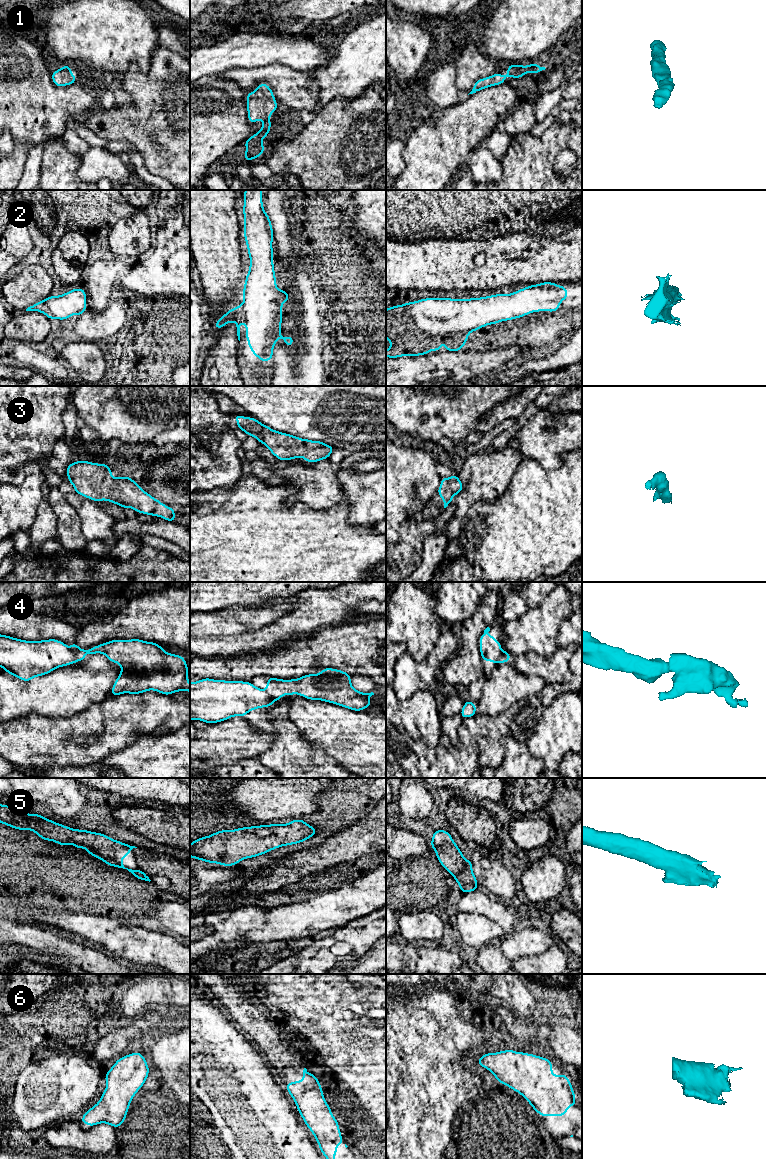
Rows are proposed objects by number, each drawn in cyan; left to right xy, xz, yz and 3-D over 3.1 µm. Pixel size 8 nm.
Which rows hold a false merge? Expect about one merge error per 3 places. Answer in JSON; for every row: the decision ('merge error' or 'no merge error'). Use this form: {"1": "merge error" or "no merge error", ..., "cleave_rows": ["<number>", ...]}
{"1": "no merge error", "2": "no merge error", "3": "no merge error", "4": "merge error", "5": "no merge error", "6": "no merge error", "cleave_rows": ["4"]}

